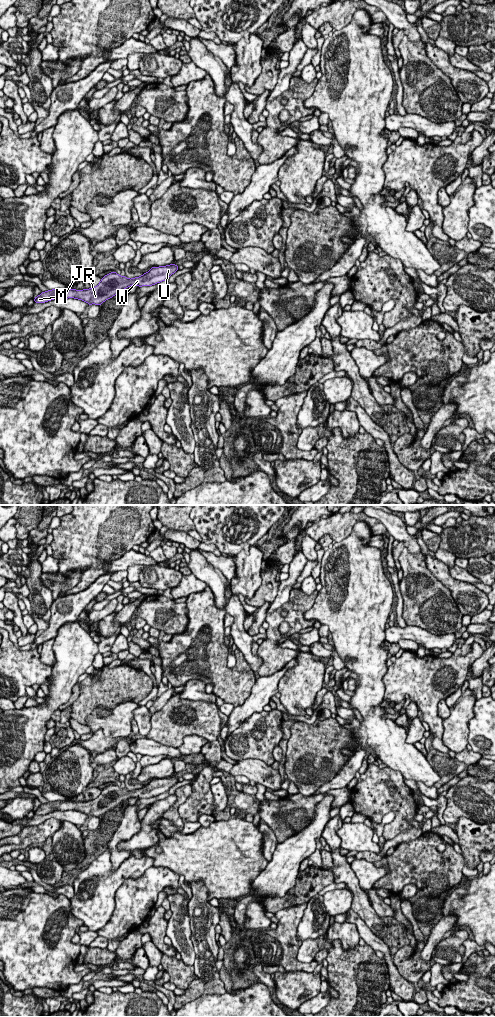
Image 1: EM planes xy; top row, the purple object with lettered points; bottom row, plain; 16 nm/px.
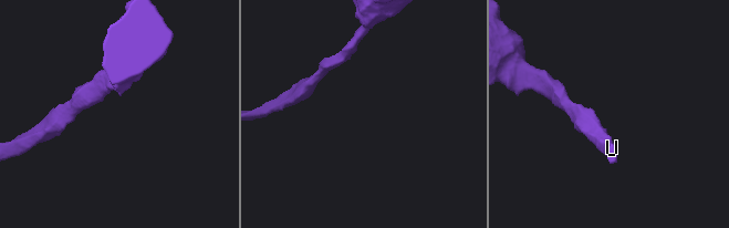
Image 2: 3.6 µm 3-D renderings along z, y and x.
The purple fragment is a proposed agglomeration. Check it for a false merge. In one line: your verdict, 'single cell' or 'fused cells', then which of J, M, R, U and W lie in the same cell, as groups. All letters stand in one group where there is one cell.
single cell; J M R U W

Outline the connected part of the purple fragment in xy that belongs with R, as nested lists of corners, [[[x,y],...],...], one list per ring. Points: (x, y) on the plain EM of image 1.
[[[175,776],[152,779],[147,785],[132,791],[129,791],[126,788],[122,789],[116,784],[111,784],[105,787],[96,799],[83,802],[52,801],[41,804],[39,808],[34,810],[34,813],[35,815],[45,815],[57,810],[74,810],[85,813],[89,817],[101,817],[103,814],[131,797],[137,797],[139,799],[152,798],[167,792],[176,783],[178,783],[178,778]]]

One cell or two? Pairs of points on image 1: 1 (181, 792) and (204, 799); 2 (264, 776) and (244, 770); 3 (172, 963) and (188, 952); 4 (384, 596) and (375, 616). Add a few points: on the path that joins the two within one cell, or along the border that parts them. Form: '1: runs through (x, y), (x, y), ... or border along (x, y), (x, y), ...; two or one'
1: border along (191, 785), (191, 794), (177, 809), (181, 817); two
2: runs through (259, 772), (249, 770); one
3: border along (181, 959), (187, 965), (193, 965); two
4: runs through (379, 601), (375, 605), (375, 611); one

